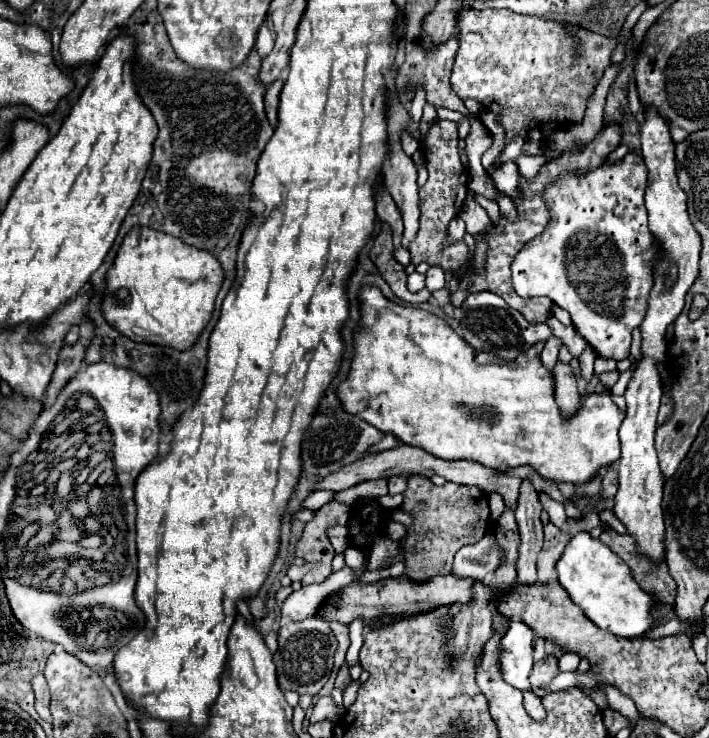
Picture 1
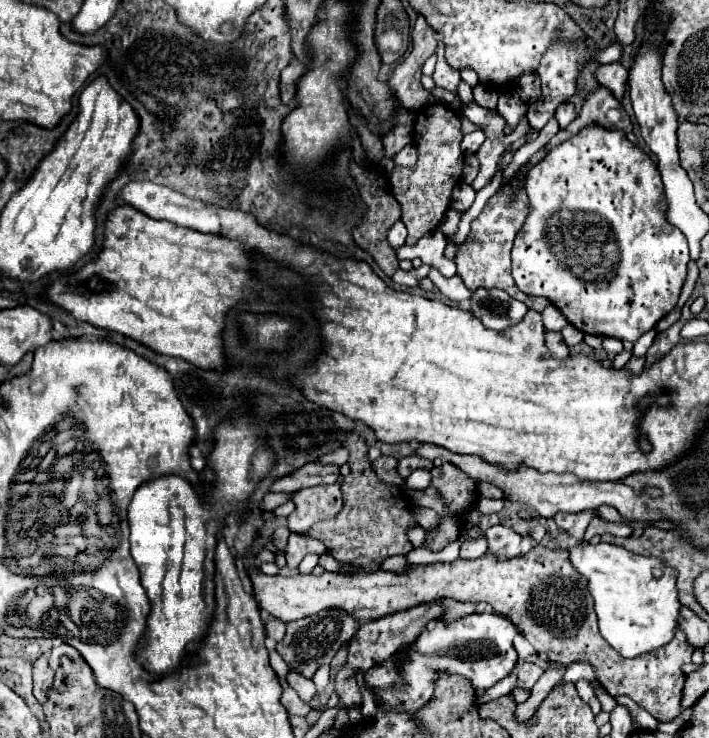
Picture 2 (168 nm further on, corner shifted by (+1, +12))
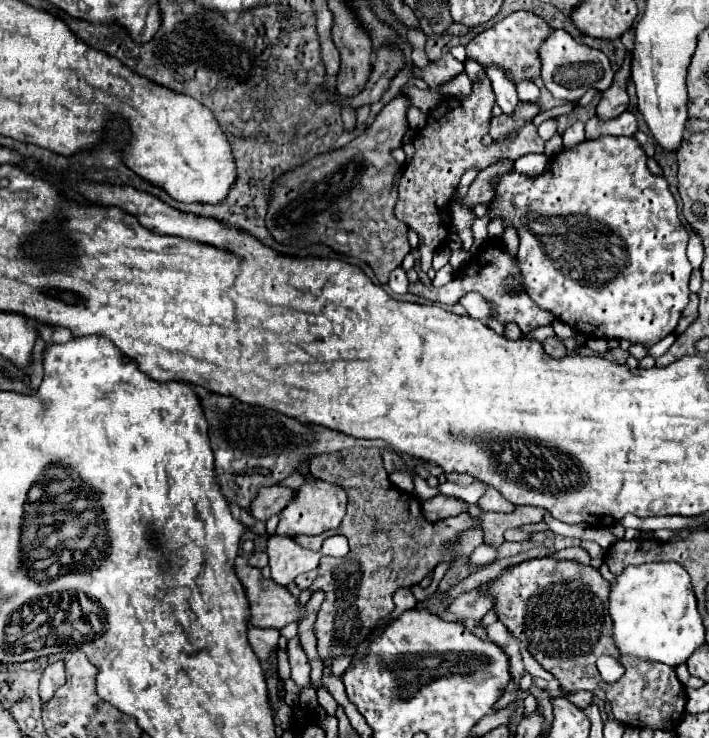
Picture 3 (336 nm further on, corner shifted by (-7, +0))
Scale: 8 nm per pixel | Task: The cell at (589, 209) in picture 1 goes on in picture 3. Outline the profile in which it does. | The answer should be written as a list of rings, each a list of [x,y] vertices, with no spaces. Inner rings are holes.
[[[600,136],[596,140],[584,140],[572,148],[562,148],[558,150],[546,170],[540,176],[524,176],[520,172],[506,172],[498,178],[496,186],[494,186],[494,198],[488,204],[488,216],[494,218],[502,218],[504,226],[512,226],[518,232],[520,238],[520,246],[518,246],[518,266],[522,270],[522,276],[526,280],[526,292],[528,296],[538,302],[538,306],[542,306],[544,310],[552,312],[558,320],[566,322],[568,326],[572,326],[578,334],[584,334],[586,338],[626,338],[632,344],[646,344],[652,346],[656,342],[660,342],[664,336],[672,334],[684,306],[688,304],[688,280],[692,274],[692,266],[686,258],[686,244],[688,244],[688,232],[682,226],[680,218],[678,218],[678,208],[676,208],[676,200],[668,190],[668,182],[660,176],[654,176],[648,166],[646,166],[646,152],[644,148],[636,142],[636,138],[626,138],[626,136]]]

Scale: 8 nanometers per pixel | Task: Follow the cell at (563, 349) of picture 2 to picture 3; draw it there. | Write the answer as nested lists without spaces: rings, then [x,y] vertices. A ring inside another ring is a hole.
[[[546,338],[544,342],[542,342],[542,348],[544,348],[544,352],[548,354],[548,356],[552,356],[552,358],[562,358],[562,354],[566,354],[566,346],[564,346],[564,342],[560,340],[560,338]]]

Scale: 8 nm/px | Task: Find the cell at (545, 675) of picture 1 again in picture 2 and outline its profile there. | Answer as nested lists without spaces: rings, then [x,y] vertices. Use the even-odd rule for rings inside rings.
[[[518,662],[518,686],[530,690],[532,684],[536,684],[536,680],[544,674],[544,670],[538,664],[532,662]]]

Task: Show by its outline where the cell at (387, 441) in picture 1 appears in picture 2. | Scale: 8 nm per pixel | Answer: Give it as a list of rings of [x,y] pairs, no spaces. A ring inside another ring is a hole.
[[[341,447],[334,452],[325,454],[318,460],[318,462],[321,464],[336,464],[337,466],[341,467],[346,463],[346,461],[348,461],[348,459],[349,451],[346,448]]]

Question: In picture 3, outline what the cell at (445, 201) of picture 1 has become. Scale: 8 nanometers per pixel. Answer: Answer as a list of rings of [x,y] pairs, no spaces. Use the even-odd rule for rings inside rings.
[[[478,78],[472,82],[472,94],[468,98],[448,98],[440,102],[426,120],[426,126],[414,134],[414,156],[406,164],[400,186],[398,186],[398,202],[394,206],[394,216],[402,220],[406,226],[418,232],[420,236],[420,268],[428,272],[432,268],[434,252],[446,242],[450,234],[450,198],[454,188],[458,186],[462,174],[468,168],[488,168],[498,160],[516,160],[524,154],[544,154],[544,140],[538,136],[538,128],[532,122],[526,122],[520,130],[512,132],[502,142],[492,142],[490,146],[482,146],[482,136],[490,128],[494,92],[490,88],[490,80]]]

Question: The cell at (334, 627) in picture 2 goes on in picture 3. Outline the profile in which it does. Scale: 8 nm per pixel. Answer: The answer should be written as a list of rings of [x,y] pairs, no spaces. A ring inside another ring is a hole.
[[[354,446],[354,448],[332,452],[332,454],[316,454],[310,458],[310,472],[318,480],[338,484],[340,488],[344,488],[344,492],[348,496],[348,508],[346,508],[344,522],[336,530],[324,532],[320,536],[302,536],[302,534],[294,536],[294,540],[302,548],[308,548],[308,550],[320,550],[322,542],[334,534],[342,534],[350,542],[350,552],[344,558],[330,558],[330,556],[320,558],[320,566],[318,566],[320,572],[318,572],[316,580],[312,582],[312,586],[308,588],[310,594],[314,594],[316,590],[322,590],[326,594],[322,608],[318,612],[318,620],[316,620],[316,636],[318,636],[320,658],[332,660],[336,656],[336,654],[332,654],[334,646],[358,648],[360,640],[366,640],[370,636],[374,622],[382,620],[384,616],[388,616],[394,610],[392,594],[398,588],[412,588],[412,586],[420,584],[422,578],[428,572],[432,572],[436,568],[436,564],[442,562],[442,556],[452,552],[452,546],[458,542],[462,532],[480,528],[480,518],[470,516],[470,514],[460,514],[460,516],[454,516],[454,518],[448,518],[448,520],[442,520],[436,524],[428,524],[422,516],[418,498],[398,490],[388,480],[388,472],[384,470],[378,448]]]

